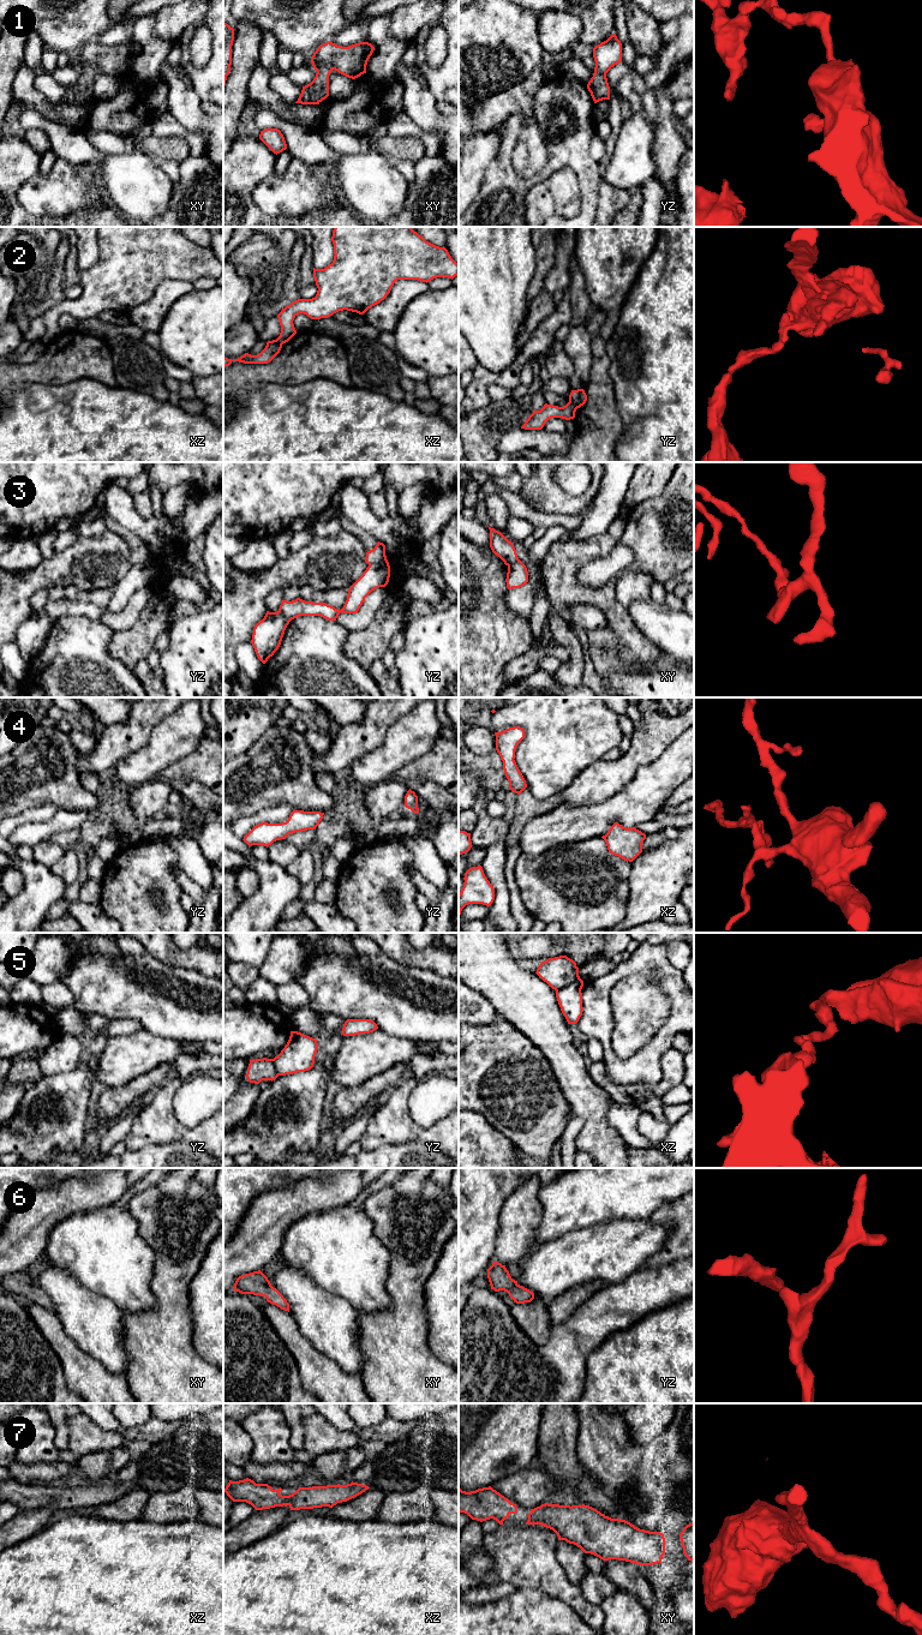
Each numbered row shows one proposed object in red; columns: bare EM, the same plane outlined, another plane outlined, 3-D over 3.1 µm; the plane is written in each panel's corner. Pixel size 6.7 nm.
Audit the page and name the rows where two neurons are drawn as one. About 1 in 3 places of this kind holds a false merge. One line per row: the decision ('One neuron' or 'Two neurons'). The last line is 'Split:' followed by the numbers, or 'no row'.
1: One neuron
2: Two neurons
3: Two neurons
4: One neuron
5: Two neurons
6: One neuron
7: One neuron
Split: 2, 3, 5

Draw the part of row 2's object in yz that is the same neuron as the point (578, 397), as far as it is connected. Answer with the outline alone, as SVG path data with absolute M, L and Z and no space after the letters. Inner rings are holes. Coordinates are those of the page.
M583 389L571 390L569 395L569 401L575 406L575 408L580 408L587 401L587 395Z

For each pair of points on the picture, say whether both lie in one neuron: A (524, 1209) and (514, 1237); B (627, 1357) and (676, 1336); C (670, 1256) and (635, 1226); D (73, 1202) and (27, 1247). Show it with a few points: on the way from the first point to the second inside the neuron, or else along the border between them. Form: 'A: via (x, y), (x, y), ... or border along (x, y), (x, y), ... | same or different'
A: via (520, 1216), (516, 1229) | same
B: via (639, 1357), (656, 1357), (664, 1348) | same
C: border along (669, 1223), (670, 1228), (663, 1246), (644, 1264) | different
D: via (60, 1205), (31, 1234) | same

